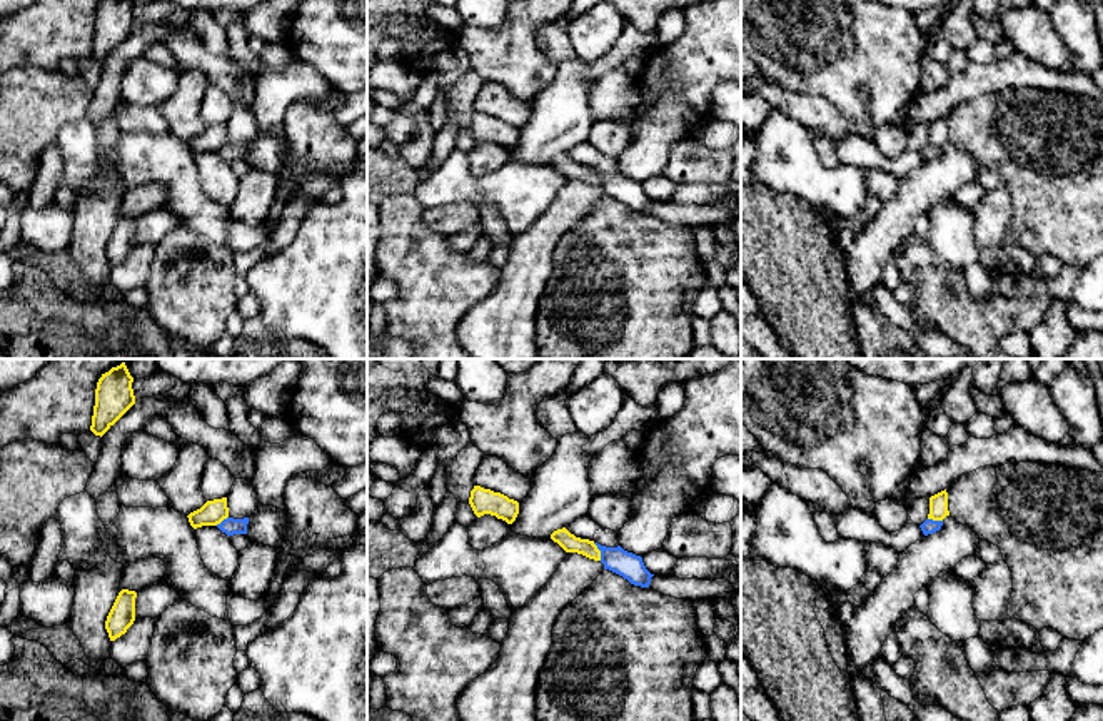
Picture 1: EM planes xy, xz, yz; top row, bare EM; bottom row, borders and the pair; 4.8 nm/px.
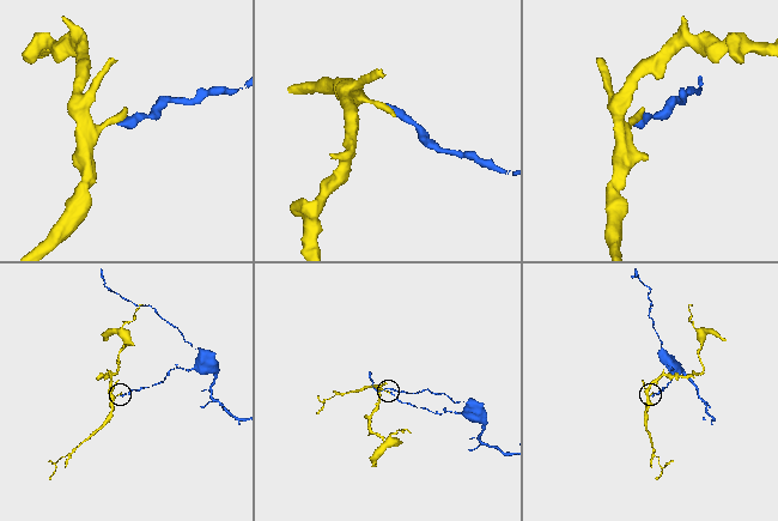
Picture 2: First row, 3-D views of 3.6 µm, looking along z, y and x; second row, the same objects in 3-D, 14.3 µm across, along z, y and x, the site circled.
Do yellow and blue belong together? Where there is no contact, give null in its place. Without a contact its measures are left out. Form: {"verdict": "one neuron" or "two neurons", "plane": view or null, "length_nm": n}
{"verdict": "two neurons", "plane": "xz", "length_nm": 100}

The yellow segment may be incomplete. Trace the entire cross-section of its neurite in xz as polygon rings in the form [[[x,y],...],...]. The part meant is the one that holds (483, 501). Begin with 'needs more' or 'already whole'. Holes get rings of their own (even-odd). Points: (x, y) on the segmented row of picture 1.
already whole; [[[474,486],[471,491],[469,504],[477,517],[491,514],[506,521],[507,524],[512,524],[519,514],[517,501],[481,486]]]

